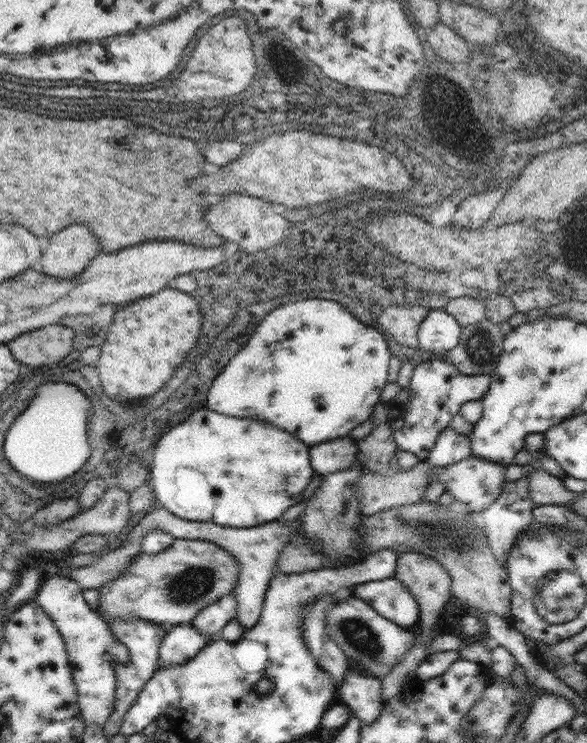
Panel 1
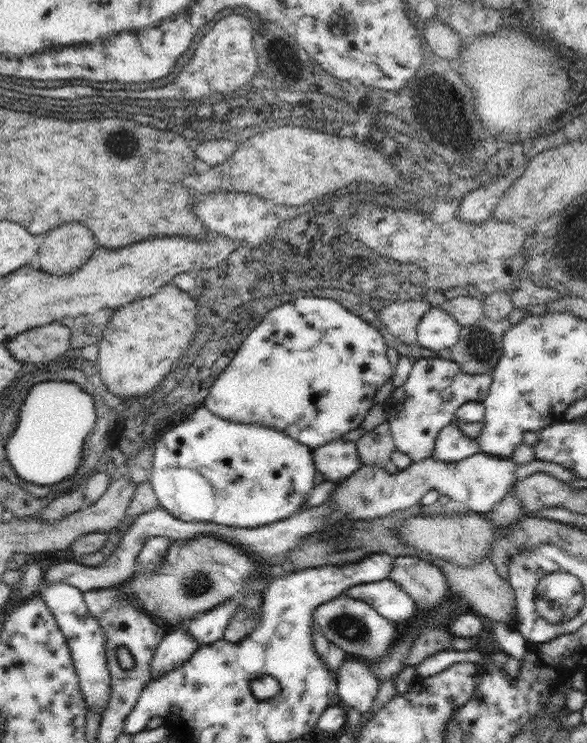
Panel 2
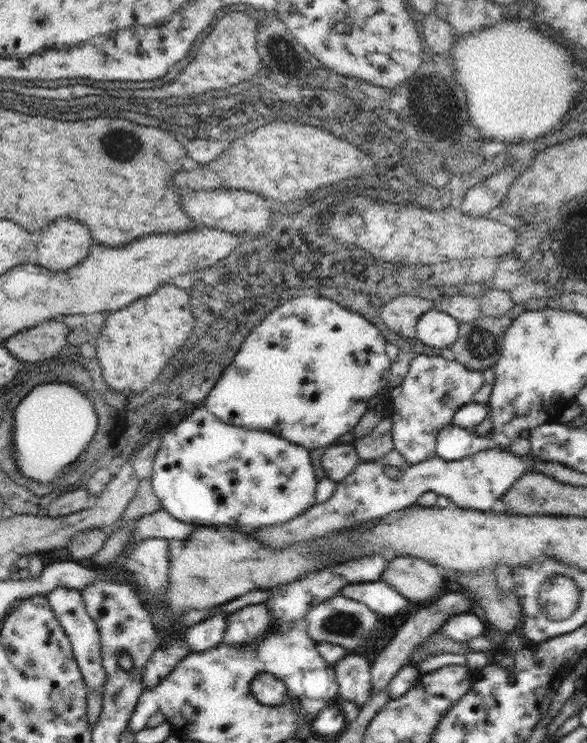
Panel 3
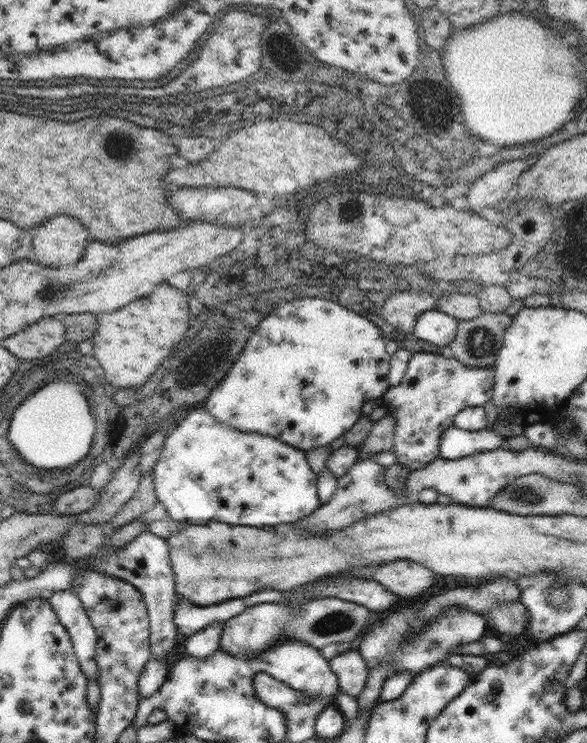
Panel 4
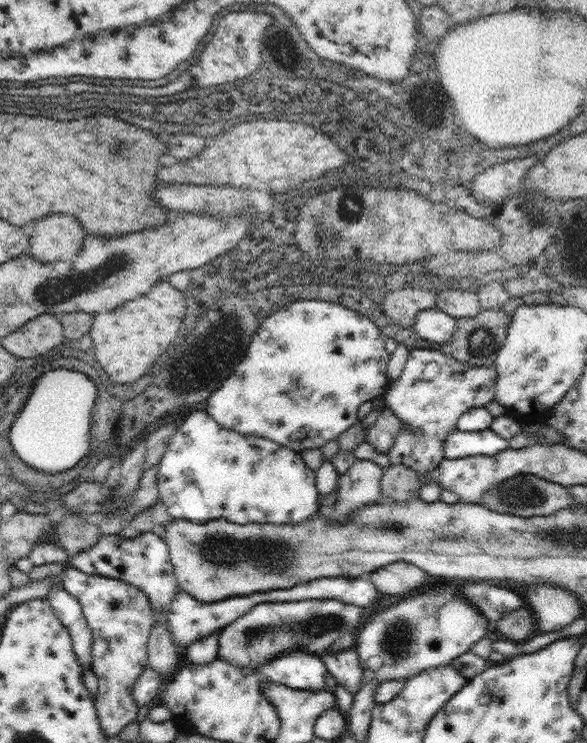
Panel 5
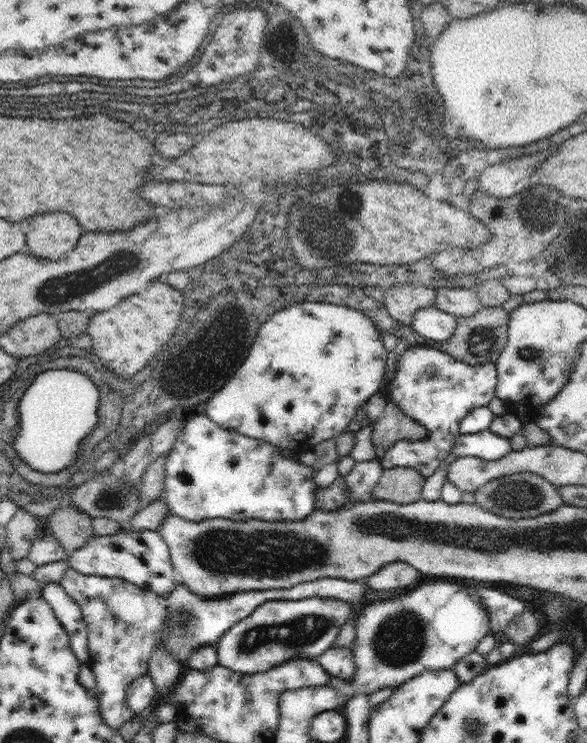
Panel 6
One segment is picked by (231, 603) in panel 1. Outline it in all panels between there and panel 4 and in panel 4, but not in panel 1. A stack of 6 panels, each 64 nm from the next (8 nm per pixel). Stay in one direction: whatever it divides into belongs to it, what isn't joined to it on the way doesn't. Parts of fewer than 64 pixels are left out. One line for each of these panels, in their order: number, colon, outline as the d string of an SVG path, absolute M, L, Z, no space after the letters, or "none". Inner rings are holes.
2: M237 598L225 600L223 604L217 604L211 610L205 610L203 614L195 614L193 620L189 620L189 634L197 640L199 648L217 640L223 640L225 628L229 620L235 616L237 610Z
3: M215 608L217 614L207 616L205 620L201 620L195 626L189 626L185 630L185 642L189 652L205 652L211 650L213 646L223 642L223 634L225 634L225 626L227 626L227 612L221 608Z
4: M215 622L215 624L207 626L205 630L185 636L181 650L183 650L183 654L187 654L193 660L205 660L219 650L221 634L223 634L223 624Z

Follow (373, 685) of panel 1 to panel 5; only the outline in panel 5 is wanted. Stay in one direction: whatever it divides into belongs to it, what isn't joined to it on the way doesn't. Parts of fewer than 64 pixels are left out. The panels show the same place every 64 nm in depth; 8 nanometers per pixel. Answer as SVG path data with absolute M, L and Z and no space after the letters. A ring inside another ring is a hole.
M353 648L343 650L343 652L335 652L335 650L327 650L321 656L321 662L325 666L325 670L329 672L329 676L335 680L335 684L343 686L349 694L355 694L363 684L363 672L359 668L357 662L357 652Z

